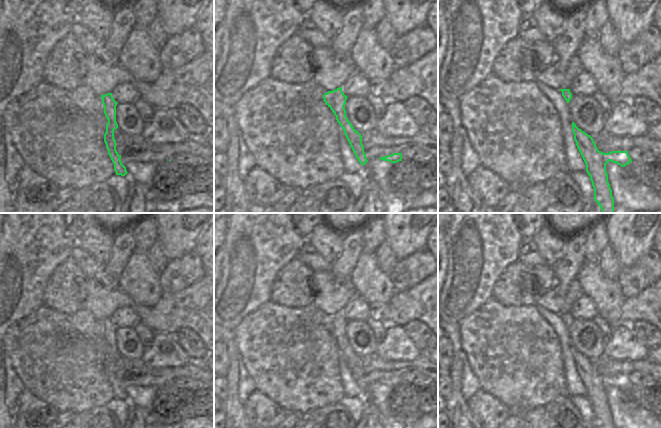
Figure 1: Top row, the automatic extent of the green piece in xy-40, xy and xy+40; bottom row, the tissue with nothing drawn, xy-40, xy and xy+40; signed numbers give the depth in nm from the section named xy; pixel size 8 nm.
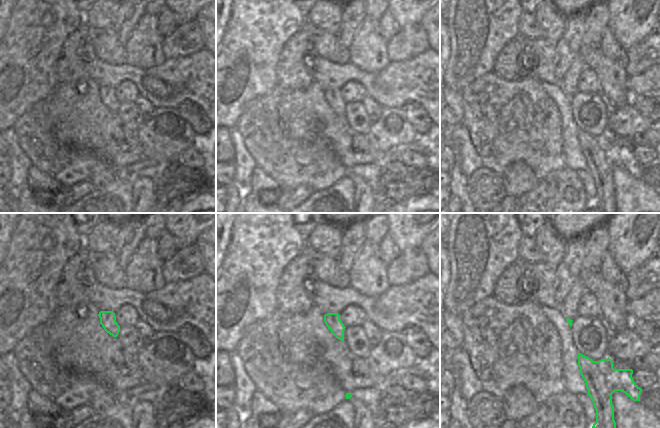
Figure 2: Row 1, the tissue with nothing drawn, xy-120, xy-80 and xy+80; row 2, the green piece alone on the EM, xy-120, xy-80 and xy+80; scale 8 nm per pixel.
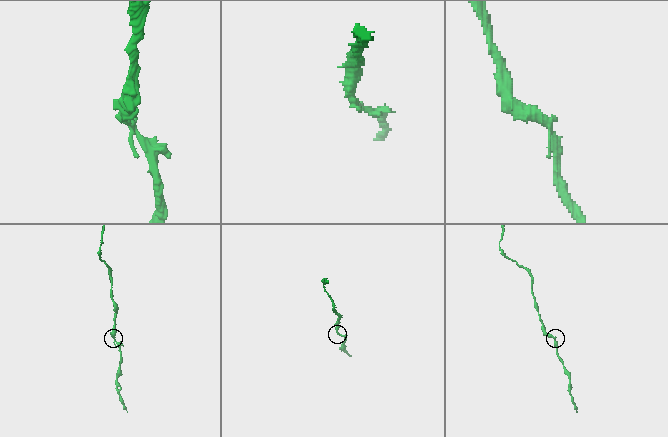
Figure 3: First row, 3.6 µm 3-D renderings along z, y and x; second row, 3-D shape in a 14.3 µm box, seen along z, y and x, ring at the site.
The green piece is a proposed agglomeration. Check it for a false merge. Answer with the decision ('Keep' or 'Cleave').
Keep

